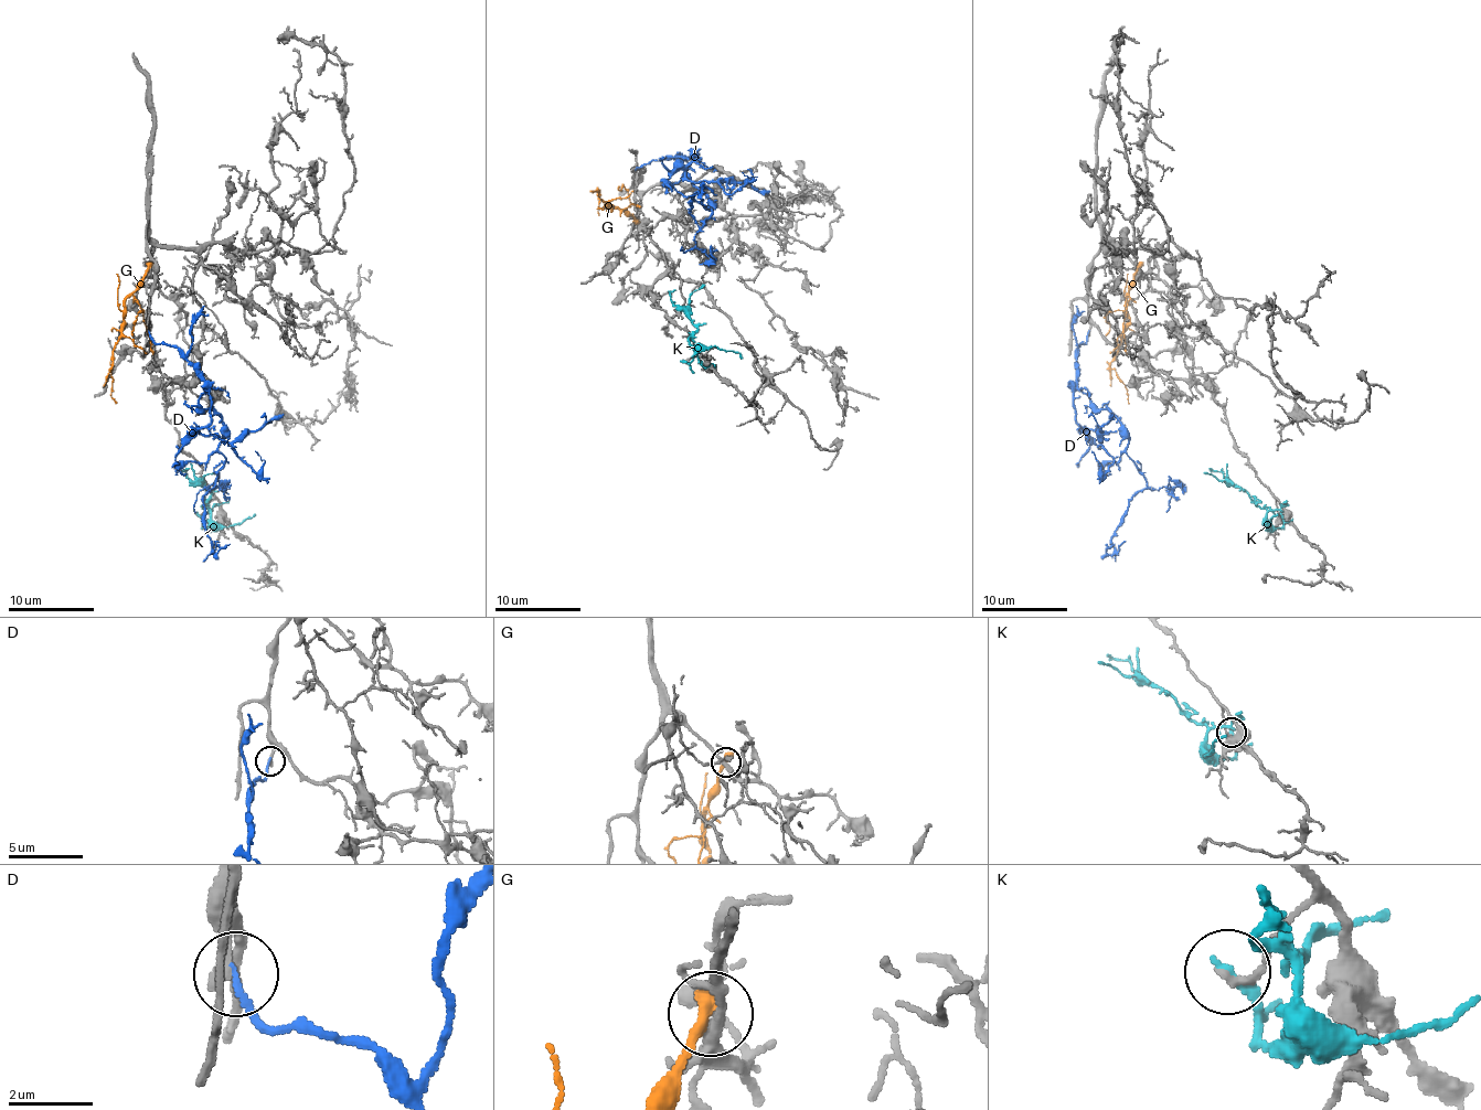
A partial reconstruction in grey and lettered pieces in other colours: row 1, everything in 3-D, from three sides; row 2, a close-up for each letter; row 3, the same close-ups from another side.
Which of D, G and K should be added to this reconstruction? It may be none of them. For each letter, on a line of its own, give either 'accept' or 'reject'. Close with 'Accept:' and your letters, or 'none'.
D: accept
G: reject
K: reject
Accept: D

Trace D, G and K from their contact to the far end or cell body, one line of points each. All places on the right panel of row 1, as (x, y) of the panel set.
D: (1088, 333), (1077, 350), (1077, 382), (1098, 409), (1120, 423), (1146, 487), (1132, 498), (1114, 544)
G: (1139, 267), (1127, 299), (1128, 327), (1111, 363), (1127, 388), (1128, 404)
K: (1280, 512), (1282, 525), (1274, 525), (1261, 507), (1231, 484), (1221, 472), (1210, 468)

